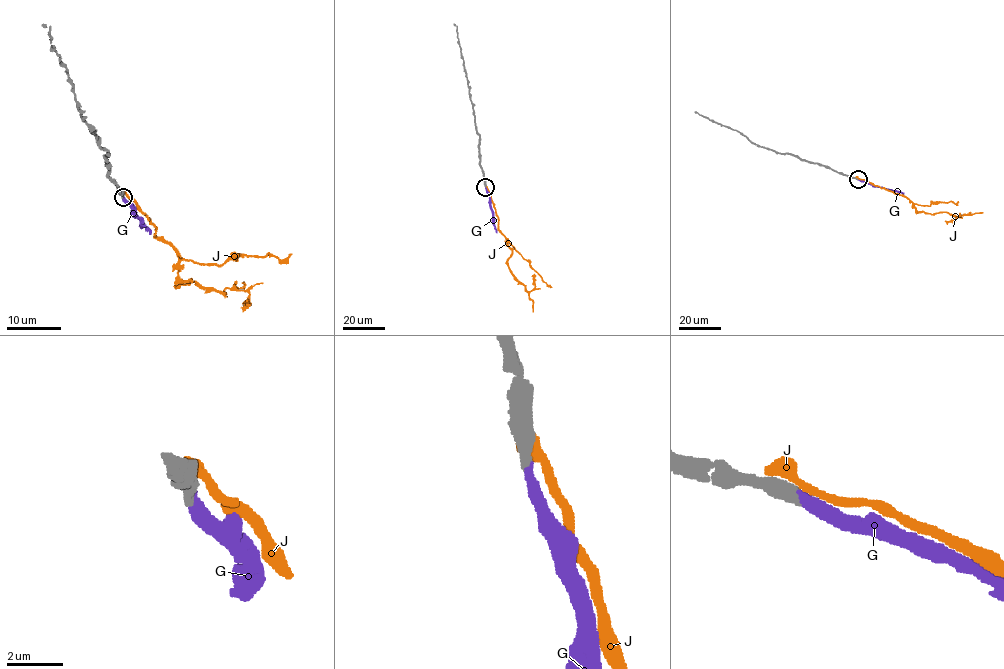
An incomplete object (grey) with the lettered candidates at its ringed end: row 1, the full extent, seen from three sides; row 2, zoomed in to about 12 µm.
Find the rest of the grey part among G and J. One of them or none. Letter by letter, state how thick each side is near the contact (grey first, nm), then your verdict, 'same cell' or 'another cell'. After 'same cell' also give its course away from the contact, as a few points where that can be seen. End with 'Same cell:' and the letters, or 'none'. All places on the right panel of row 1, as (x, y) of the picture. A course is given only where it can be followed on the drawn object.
G: 460 nm thick on the grey side, 360 nm on the other; same cell; it runs (858, 179), (903, 193)
J: 480 nm thick on the grey side, 600 nm on the other; another cell
Same cell: G

